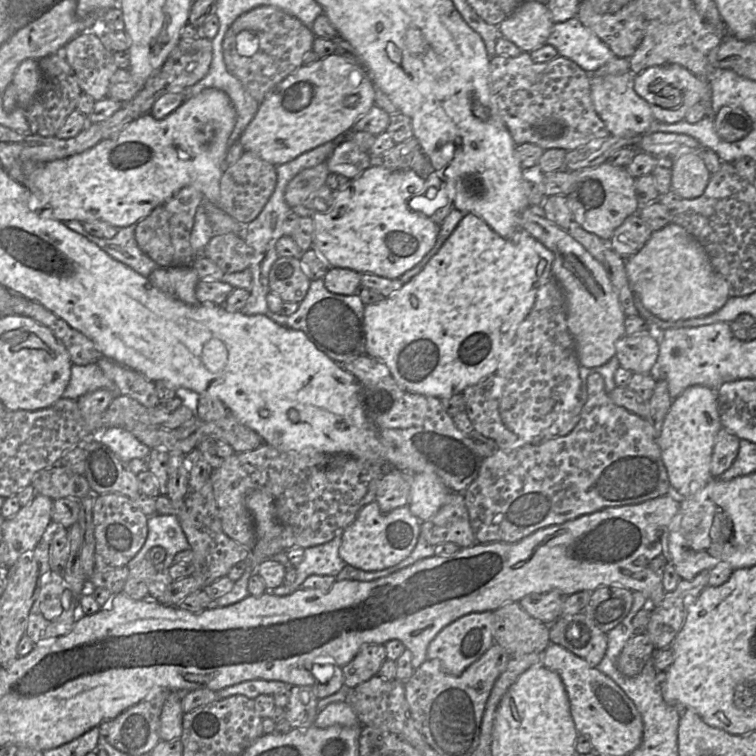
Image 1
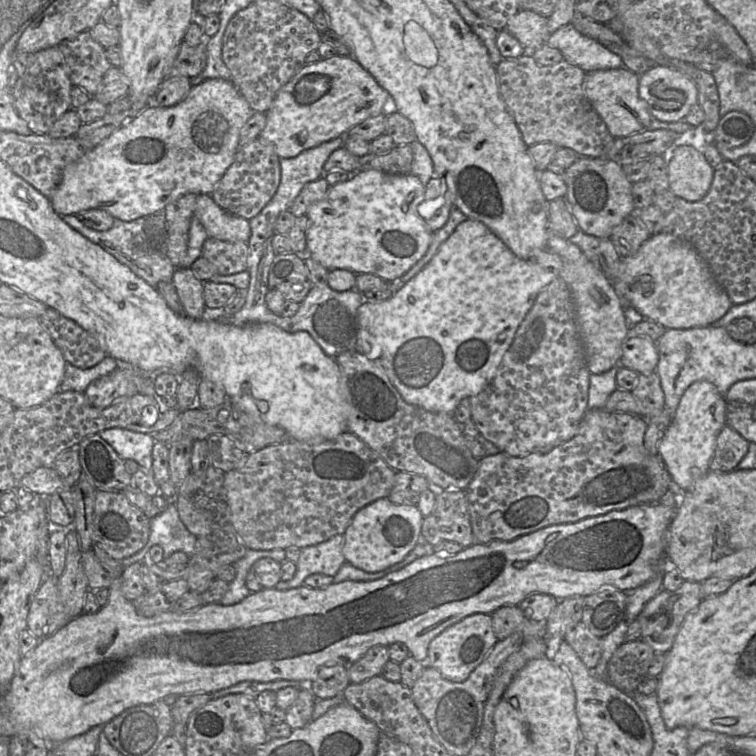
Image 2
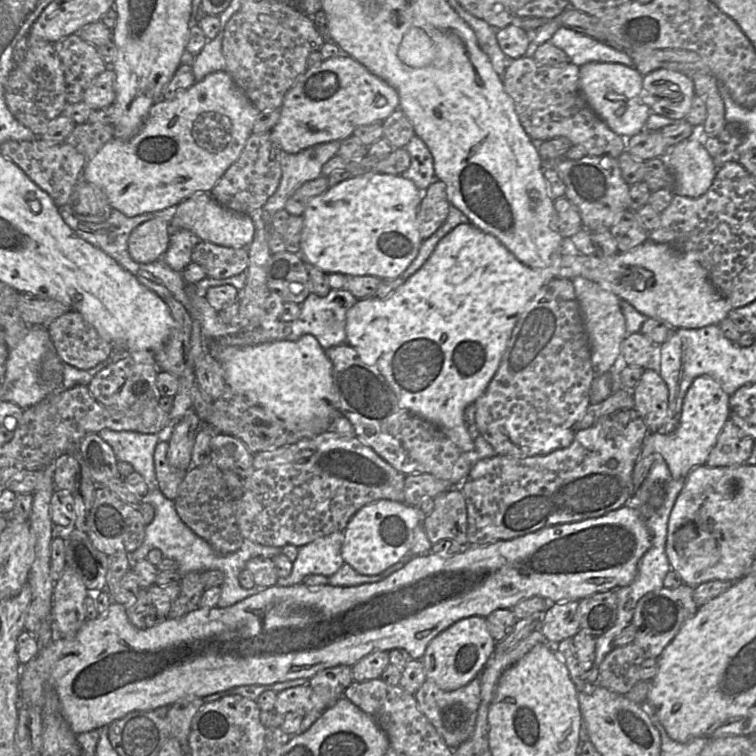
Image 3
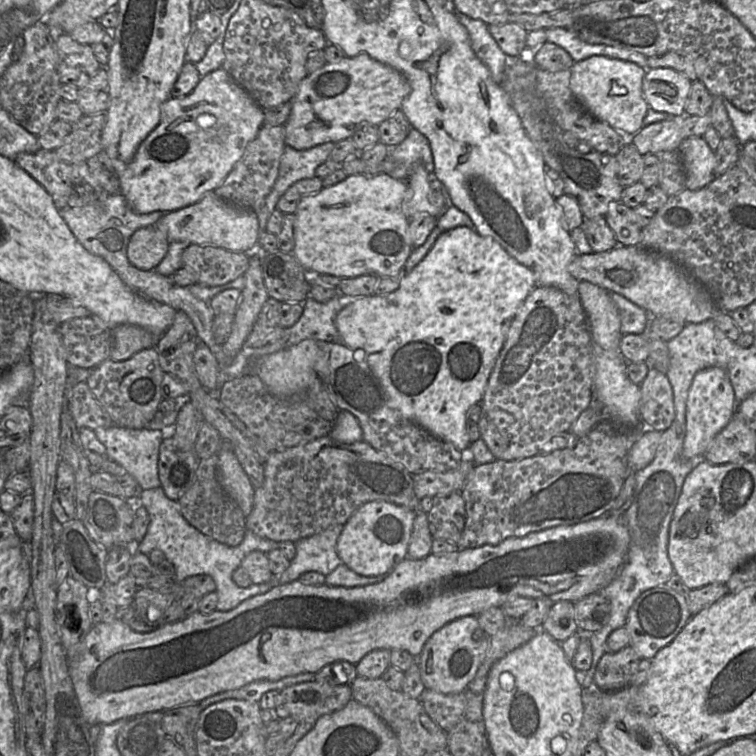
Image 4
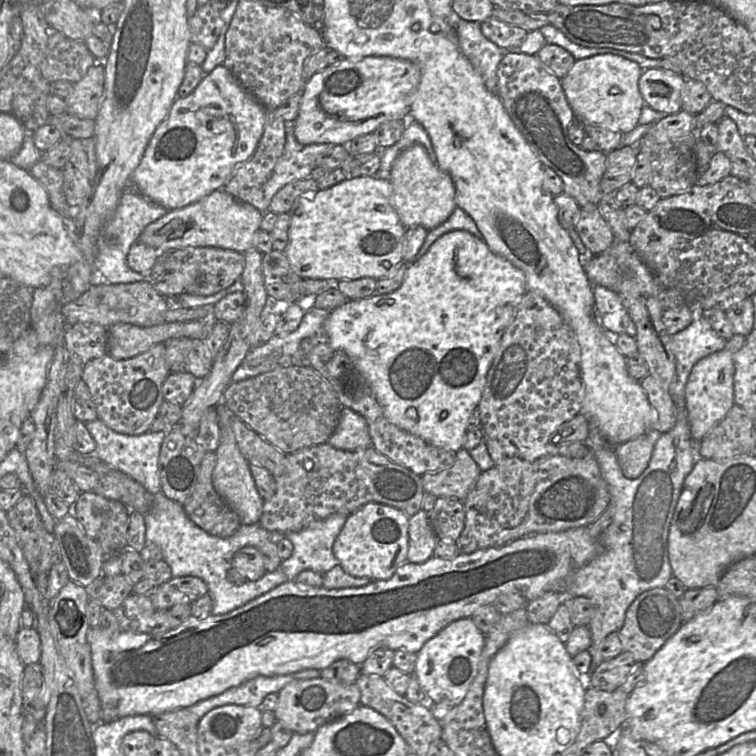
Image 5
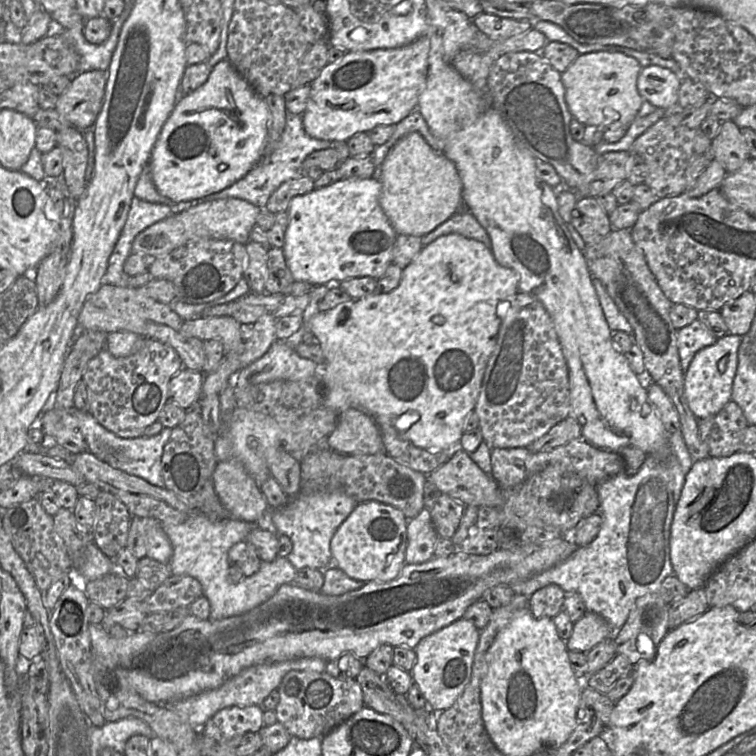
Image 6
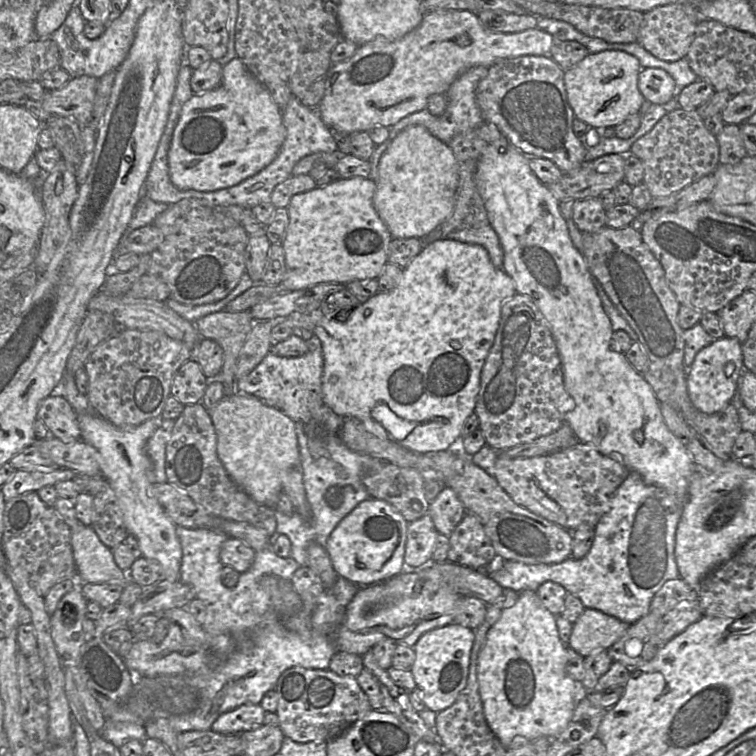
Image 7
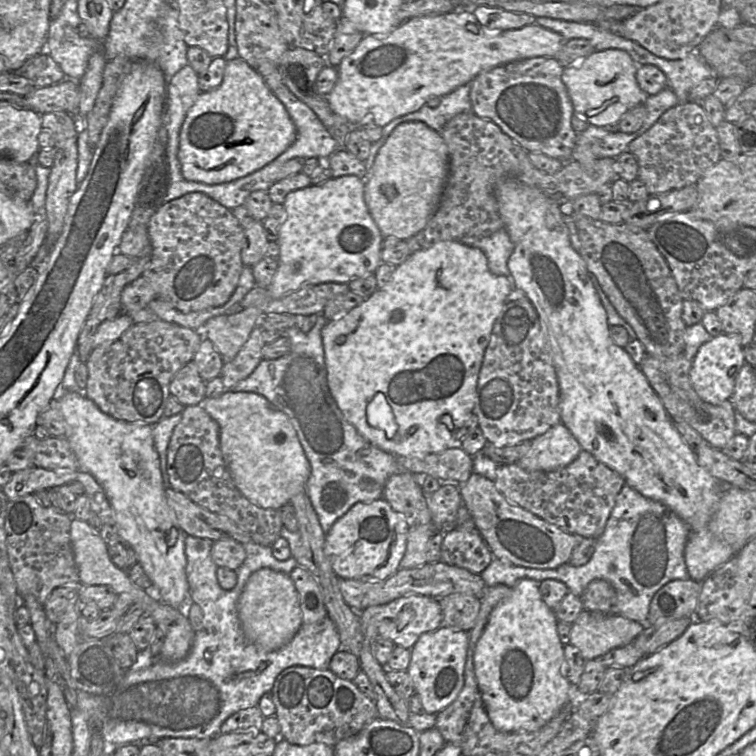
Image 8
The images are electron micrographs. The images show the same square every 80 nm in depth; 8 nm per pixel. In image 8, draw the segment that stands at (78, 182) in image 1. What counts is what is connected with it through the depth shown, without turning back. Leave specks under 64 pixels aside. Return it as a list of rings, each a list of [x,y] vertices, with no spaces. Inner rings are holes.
[[[238,57],[227,62],[222,84],[202,93],[188,111],[180,130],[178,160],[185,180],[217,185],[262,169],[295,139],[295,125],[282,102],[258,72]]]

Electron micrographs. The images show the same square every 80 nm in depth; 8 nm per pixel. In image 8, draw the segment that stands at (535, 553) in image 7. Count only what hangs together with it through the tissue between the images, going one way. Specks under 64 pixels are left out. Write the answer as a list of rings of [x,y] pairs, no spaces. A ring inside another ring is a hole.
[[[472,473],[468,480],[459,485],[462,504],[468,511],[477,530],[490,548],[494,558],[516,566],[535,569],[555,569],[570,561],[575,547],[583,539],[579,536],[562,531],[555,525],[539,518],[533,513],[508,501],[495,487],[493,481],[477,473]]]

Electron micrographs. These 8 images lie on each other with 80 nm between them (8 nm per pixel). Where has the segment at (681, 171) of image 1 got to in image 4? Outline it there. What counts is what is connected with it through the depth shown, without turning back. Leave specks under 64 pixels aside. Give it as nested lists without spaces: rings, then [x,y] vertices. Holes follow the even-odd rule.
[[[702,136],[685,138],[678,151],[686,173],[686,189],[702,189],[715,179],[715,152]]]

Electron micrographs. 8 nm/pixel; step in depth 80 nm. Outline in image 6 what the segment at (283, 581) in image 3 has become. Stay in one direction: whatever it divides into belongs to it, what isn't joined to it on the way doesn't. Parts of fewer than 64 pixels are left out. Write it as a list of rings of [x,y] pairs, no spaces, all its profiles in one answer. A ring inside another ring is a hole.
[[[342,492],[298,494],[291,498],[286,506],[269,509],[269,527],[278,535],[285,535],[291,540],[292,550],[286,557],[296,570],[325,570],[333,565],[330,541],[357,504]]]

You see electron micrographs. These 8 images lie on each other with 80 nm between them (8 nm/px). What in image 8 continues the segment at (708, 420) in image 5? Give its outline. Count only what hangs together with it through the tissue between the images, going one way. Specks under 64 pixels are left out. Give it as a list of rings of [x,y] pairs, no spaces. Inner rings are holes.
[[[722,332],[702,344],[698,349],[689,373],[691,384],[704,402],[720,405],[732,397],[736,376],[744,363],[743,346],[739,336]]]

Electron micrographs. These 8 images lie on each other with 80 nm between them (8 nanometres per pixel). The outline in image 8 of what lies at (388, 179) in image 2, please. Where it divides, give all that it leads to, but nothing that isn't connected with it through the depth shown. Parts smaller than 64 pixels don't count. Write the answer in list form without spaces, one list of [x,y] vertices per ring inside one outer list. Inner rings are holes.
[[[354,175],[331,178],[318,185],[292,191],[282,204],[286,220],[281,225],[276,243],[280,248],[277,272],[267,287],[270,299],[278,299],[307,285],[326,282],[349,283],[353,279],[375,274],[382,262],[383,236],[374,222],[364,199],[364,180]]]

